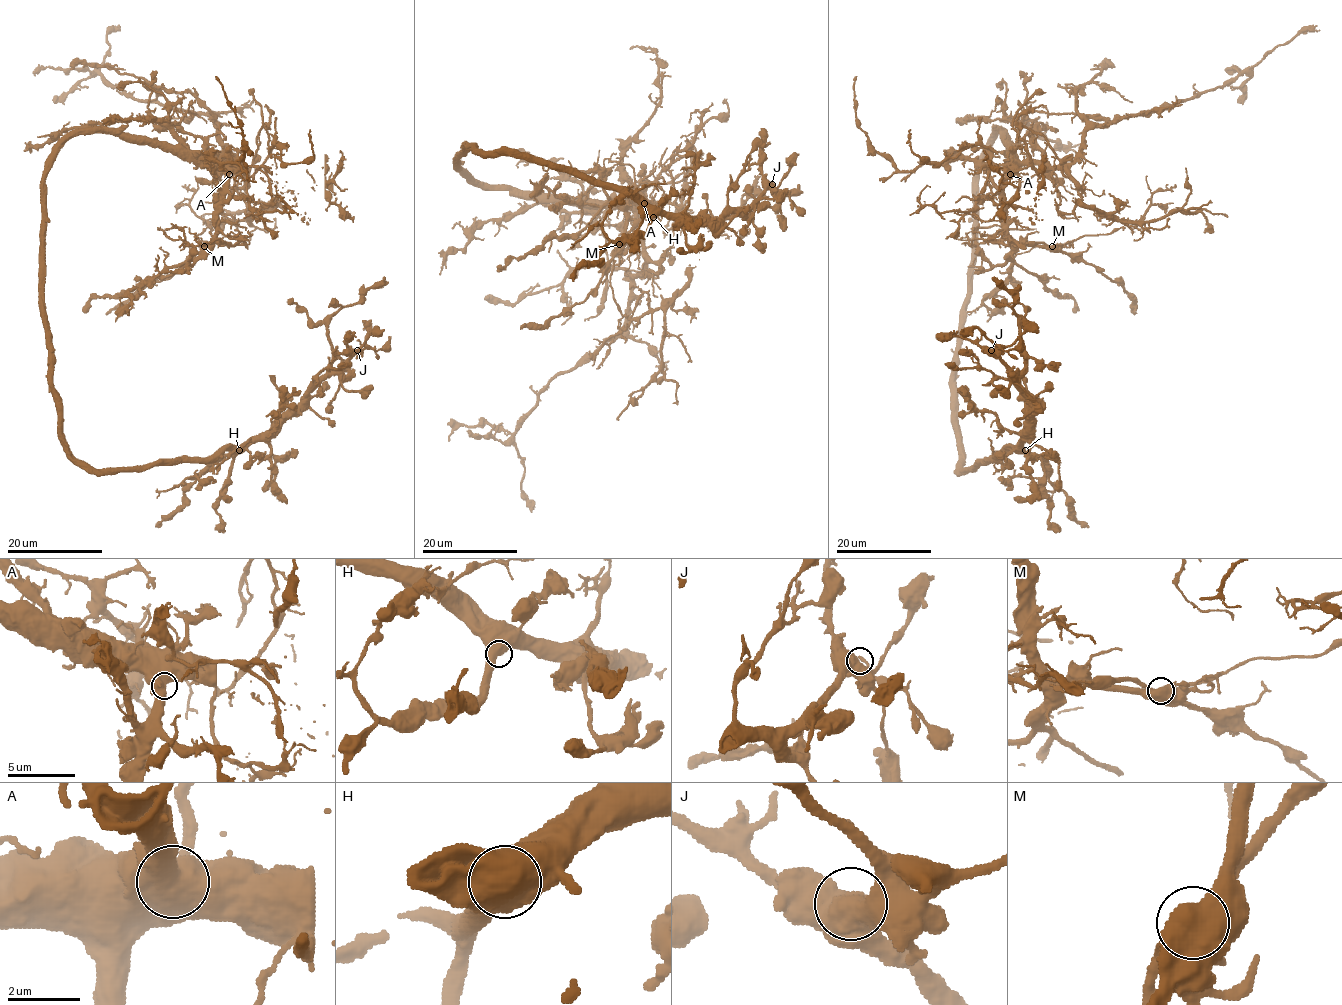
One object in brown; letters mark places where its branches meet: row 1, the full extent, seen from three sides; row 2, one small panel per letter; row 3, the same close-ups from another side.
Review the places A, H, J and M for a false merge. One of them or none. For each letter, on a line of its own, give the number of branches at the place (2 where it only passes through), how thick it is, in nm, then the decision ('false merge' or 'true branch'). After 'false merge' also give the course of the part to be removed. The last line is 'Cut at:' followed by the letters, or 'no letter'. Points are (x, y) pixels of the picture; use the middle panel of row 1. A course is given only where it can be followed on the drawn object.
A: 1 branches meet; 900 nm thick; true branch
H: 1 branches meet; 900 nm thick; true branch
J: 1 branches meet; 900 nm thick; true branch
M: 1 branches meet; 850 nm thick; true branch
Cut at: no letter

